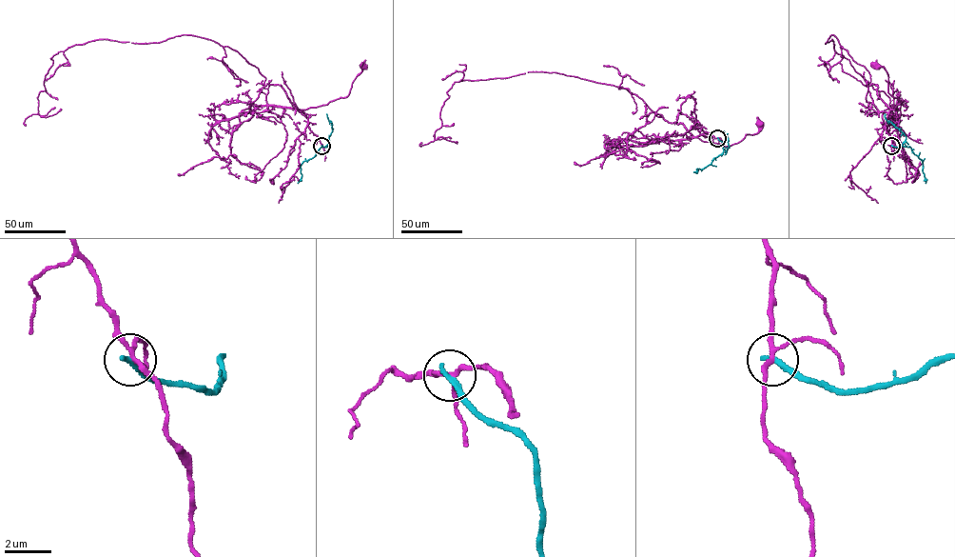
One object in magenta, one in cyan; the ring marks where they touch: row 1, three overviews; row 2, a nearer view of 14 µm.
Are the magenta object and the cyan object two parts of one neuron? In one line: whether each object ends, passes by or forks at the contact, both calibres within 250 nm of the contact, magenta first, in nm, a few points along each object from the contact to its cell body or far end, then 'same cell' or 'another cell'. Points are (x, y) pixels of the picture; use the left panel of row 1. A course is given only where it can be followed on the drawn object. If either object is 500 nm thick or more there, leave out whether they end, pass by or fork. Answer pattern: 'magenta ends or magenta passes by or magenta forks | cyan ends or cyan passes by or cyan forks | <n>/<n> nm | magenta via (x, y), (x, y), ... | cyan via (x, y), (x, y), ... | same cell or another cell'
magenta forks | cyan ends | 180/300 nm | magenta via (321, 146), (301, 109), (346, 97), (363, 65) | cyan via (321, 146), (327, 147), (321, 147), (314, 156), (302, 162), (300, 167), (302, 176), (297, 183) | another cell

